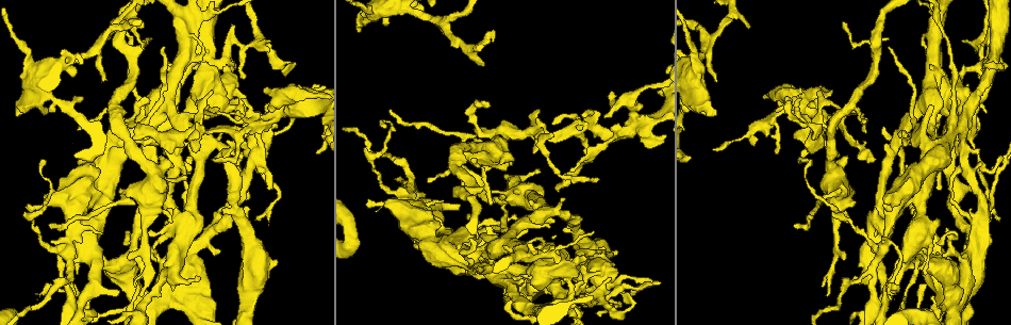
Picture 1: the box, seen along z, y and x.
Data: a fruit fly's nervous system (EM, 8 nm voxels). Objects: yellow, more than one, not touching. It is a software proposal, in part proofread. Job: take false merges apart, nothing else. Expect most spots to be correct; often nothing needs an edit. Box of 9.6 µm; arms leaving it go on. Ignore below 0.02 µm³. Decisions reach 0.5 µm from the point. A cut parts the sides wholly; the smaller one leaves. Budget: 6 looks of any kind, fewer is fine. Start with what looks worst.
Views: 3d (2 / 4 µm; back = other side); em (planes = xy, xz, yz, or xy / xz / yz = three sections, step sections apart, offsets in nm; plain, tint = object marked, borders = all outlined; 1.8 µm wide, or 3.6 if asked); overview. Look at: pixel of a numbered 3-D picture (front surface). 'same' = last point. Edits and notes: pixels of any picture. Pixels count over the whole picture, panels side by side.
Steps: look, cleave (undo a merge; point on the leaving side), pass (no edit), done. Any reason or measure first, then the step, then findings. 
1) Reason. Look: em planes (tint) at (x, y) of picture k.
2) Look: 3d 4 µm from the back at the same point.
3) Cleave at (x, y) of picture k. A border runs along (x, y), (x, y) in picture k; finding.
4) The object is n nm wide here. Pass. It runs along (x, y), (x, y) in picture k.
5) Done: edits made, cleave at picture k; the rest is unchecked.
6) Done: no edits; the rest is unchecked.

Calibre changes. Look: 3d 2 µm at (185, 55) of picture 1.

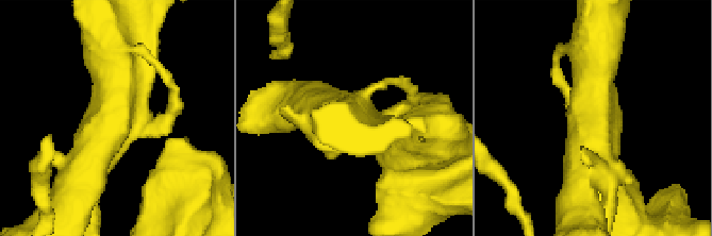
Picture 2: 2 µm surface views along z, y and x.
Need the tissue. Look: em planes (tint) at (115, 121) of picture 2.

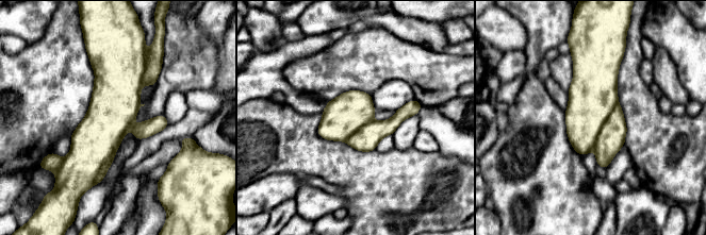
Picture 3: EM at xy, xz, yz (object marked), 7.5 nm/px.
The object is 360 nm wide here. Cleave at (611, 138) of picture 3. Two neurons meet here.

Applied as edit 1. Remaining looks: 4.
Look: overview.

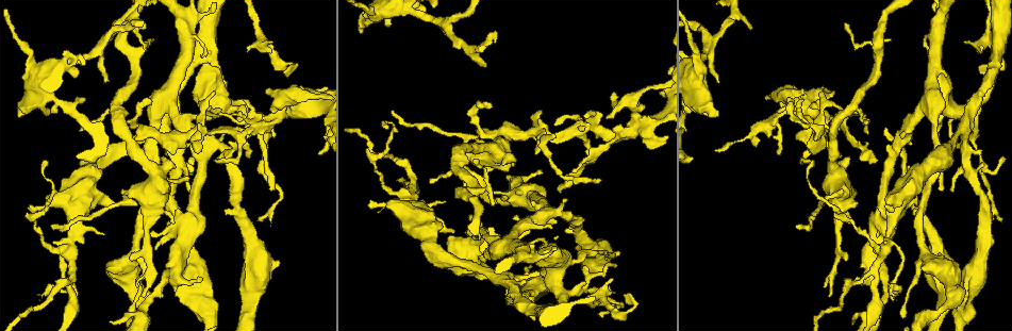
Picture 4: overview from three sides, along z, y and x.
Branch point. Look: em 3.6 µm yz step 4 (plain) at (160, 130) of picture 4.

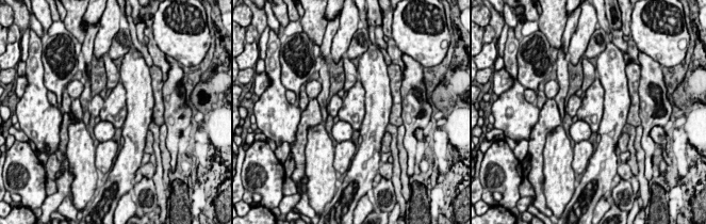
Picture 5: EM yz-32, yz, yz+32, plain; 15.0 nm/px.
Look: em 3.6 µm yz step 4 (tint) at the same point.

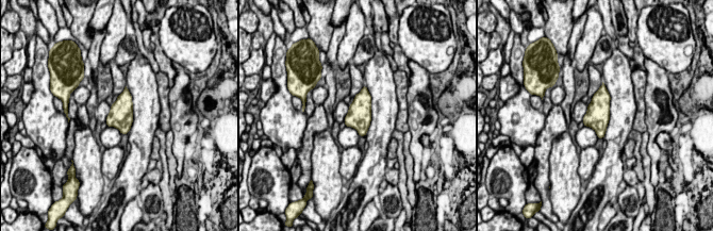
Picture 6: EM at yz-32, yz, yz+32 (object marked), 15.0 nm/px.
Pass. Continuous, no second neuron.

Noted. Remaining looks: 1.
Done: edits made, cleave at picture 3; the rest is unchecked.

